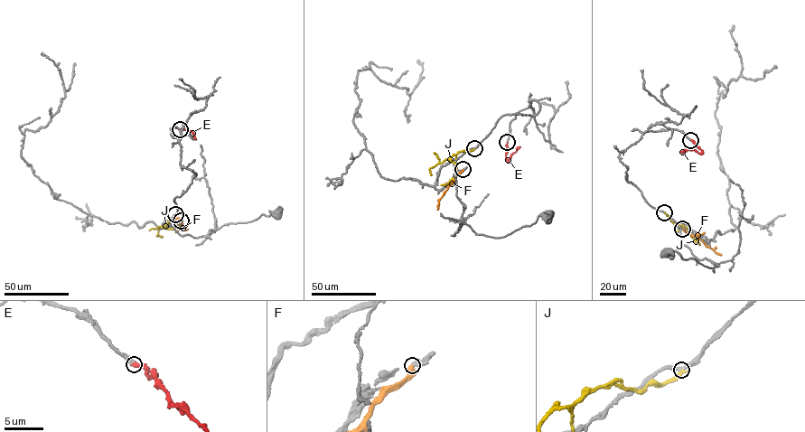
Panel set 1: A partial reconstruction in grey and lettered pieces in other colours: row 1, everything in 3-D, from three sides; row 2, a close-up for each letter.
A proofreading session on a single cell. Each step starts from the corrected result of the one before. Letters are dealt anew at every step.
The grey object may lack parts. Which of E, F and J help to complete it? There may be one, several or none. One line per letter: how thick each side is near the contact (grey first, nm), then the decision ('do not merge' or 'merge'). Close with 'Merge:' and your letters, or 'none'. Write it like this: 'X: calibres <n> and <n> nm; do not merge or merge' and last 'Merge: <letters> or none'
E: calibres 320 and 380 nm; merge
F: calibres 280 and 500 nm; do not merge
J: calibres 240 and 260 nm; do not merge
Merge: E

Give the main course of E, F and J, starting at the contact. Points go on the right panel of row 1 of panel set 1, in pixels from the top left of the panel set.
E: (690, 140), (702, 151), (680, 151)
F: (681, 229), (721, 254)
J: (664, 212), (669, 220), (695, 236), (699, 245)

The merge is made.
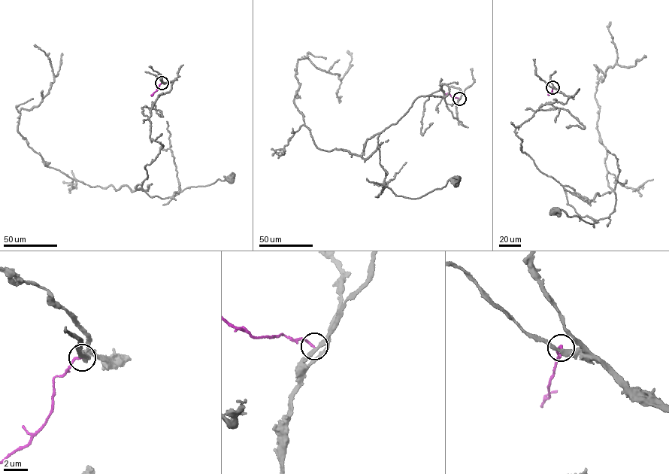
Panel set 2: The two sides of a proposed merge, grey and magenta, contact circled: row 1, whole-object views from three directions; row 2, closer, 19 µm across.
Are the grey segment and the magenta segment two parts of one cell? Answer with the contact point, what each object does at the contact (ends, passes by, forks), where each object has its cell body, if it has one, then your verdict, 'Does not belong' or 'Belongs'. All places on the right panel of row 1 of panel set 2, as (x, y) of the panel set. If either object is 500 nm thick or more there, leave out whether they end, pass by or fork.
Place: (552, 87). At the ring grey passes by. At the ring magenta ends. Soma of grey: (553, 211). Soma of magenta: none. Does not belong

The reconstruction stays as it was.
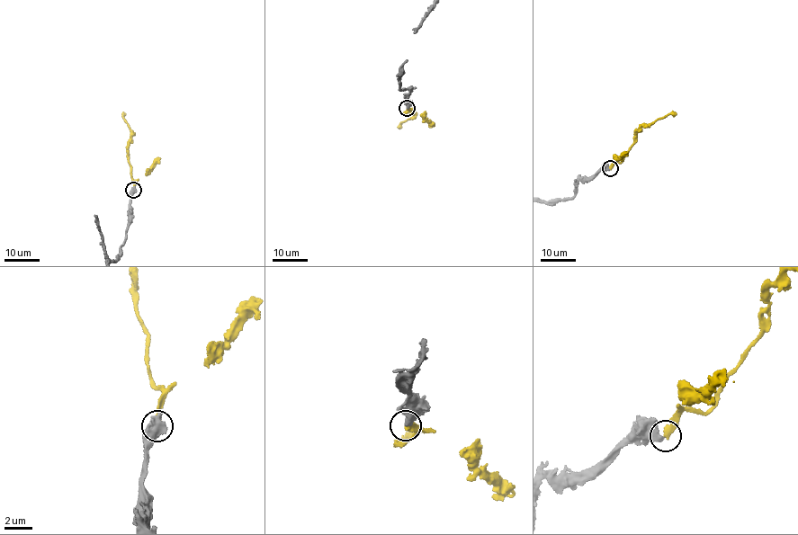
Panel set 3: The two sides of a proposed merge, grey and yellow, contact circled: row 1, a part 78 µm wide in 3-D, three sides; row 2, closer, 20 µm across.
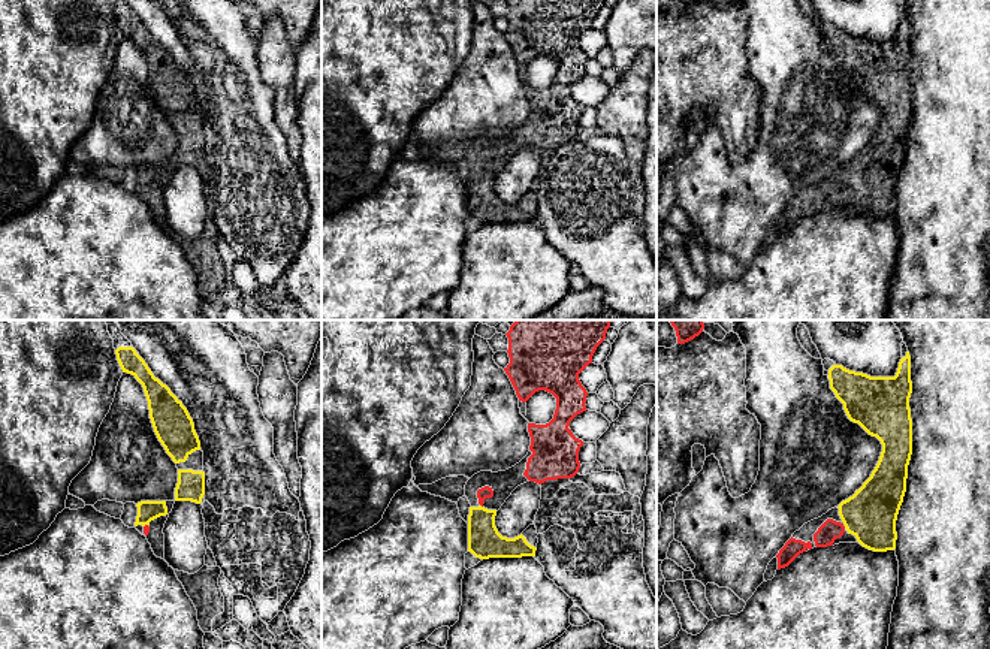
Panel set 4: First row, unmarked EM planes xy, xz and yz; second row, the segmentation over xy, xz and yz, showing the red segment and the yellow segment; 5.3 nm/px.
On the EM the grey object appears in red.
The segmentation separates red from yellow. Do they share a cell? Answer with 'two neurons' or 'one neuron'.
one neuron

